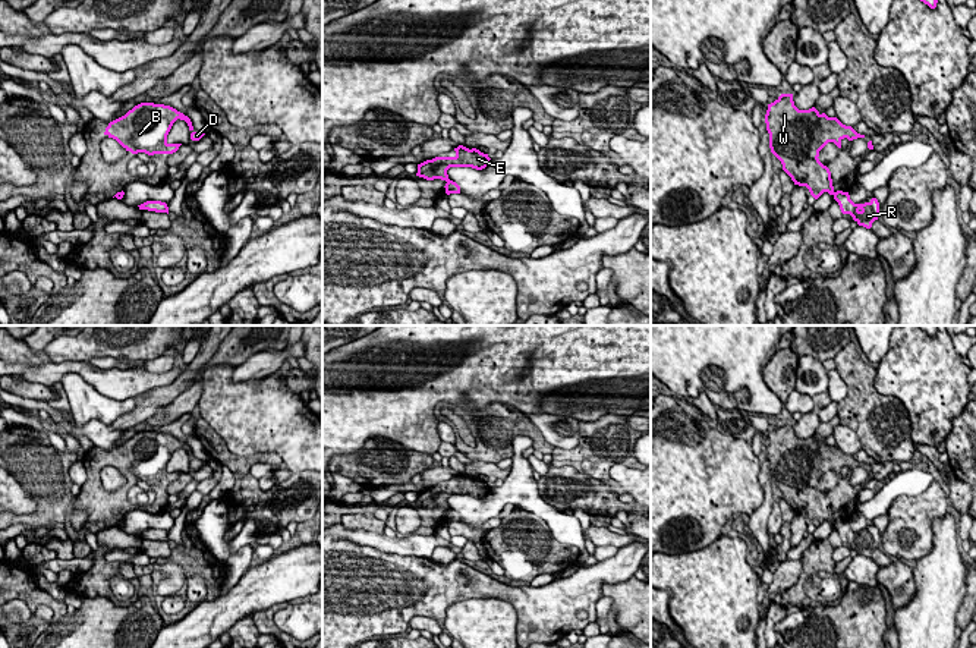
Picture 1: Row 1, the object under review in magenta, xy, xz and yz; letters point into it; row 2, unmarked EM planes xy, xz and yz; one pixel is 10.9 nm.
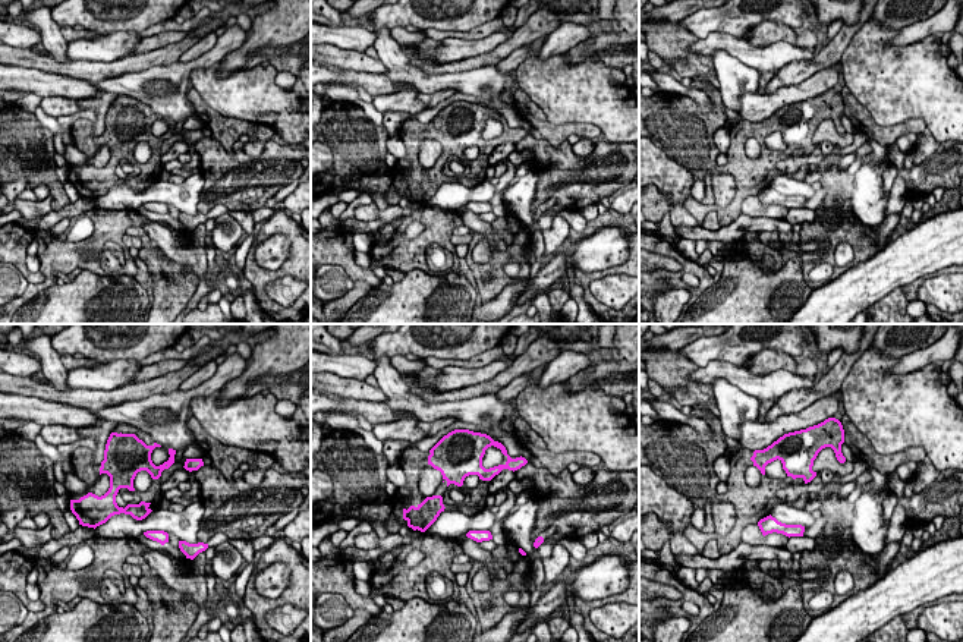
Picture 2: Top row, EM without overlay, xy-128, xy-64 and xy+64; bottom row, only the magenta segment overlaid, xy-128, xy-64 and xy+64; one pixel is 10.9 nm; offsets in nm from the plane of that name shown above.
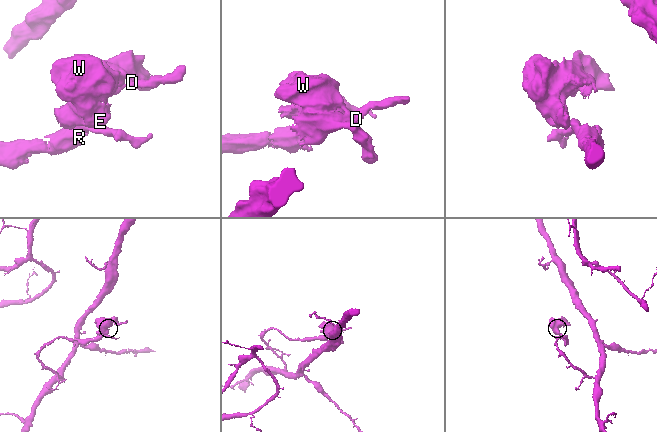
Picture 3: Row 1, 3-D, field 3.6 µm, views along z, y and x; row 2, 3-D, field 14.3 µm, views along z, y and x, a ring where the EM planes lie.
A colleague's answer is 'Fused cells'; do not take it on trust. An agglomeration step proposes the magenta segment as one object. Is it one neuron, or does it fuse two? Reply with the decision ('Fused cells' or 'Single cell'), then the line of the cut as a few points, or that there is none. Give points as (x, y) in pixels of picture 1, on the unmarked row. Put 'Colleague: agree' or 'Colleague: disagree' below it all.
Fused cells. Split along xy (119, 521), (116, 525)
Colleague: agree

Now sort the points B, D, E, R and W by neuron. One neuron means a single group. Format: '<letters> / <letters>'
B D E W / R

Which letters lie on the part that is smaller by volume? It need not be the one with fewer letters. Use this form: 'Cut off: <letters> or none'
Cut off: B, D, E, W

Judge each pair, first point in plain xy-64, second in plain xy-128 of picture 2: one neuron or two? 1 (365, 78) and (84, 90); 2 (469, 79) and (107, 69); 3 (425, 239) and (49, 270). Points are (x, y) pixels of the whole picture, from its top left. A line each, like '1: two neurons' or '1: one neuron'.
1: one neuron
2: two neurons
3: one neuron

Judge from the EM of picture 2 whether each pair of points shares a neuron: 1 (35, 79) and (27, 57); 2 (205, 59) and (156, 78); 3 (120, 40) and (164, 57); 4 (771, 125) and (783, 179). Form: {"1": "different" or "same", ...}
{"1": "different", "2": "same", "3": "different", "4": "different"}

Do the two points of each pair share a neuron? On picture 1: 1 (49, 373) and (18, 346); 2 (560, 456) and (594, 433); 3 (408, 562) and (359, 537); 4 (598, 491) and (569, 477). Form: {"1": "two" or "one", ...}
{"1": "two", "2": "one", "3": "two", "4": "one"}

